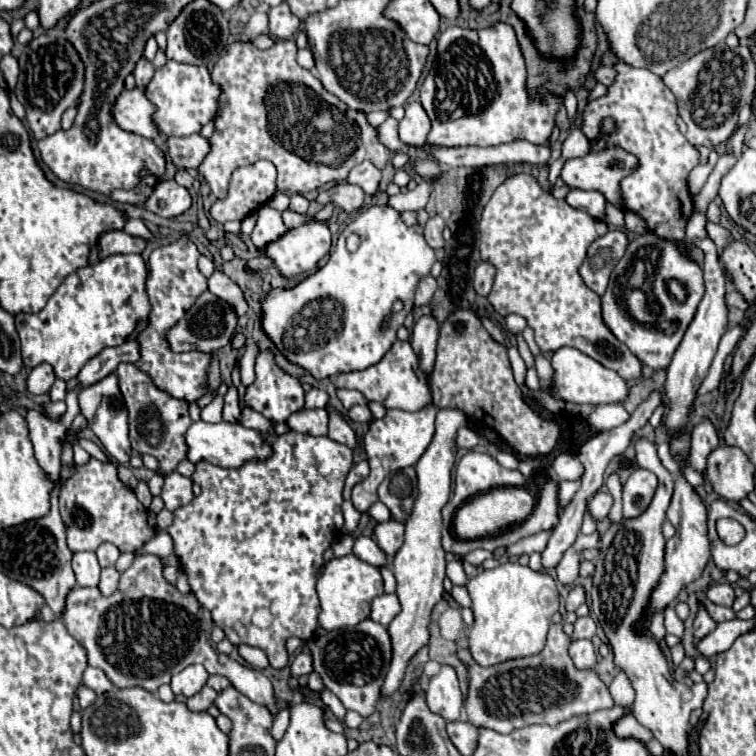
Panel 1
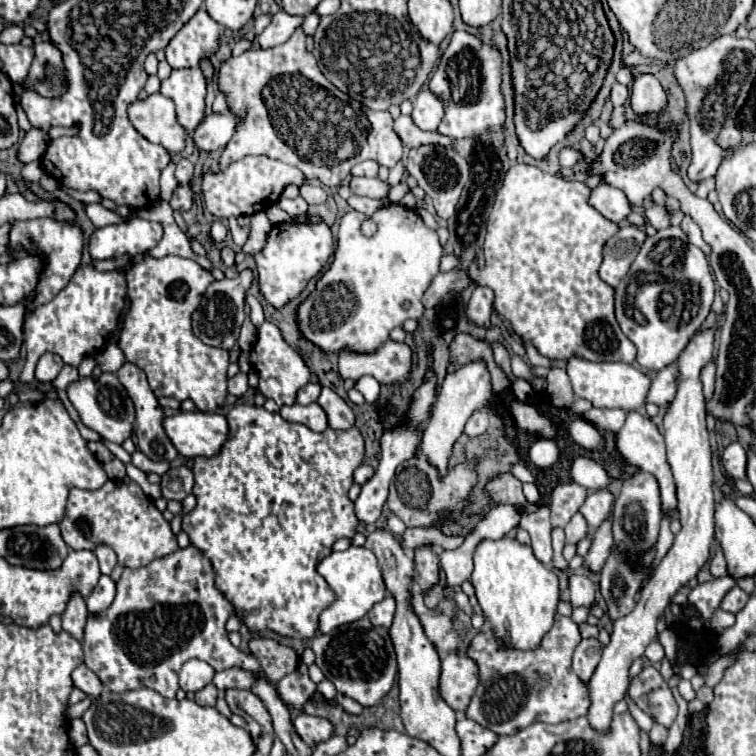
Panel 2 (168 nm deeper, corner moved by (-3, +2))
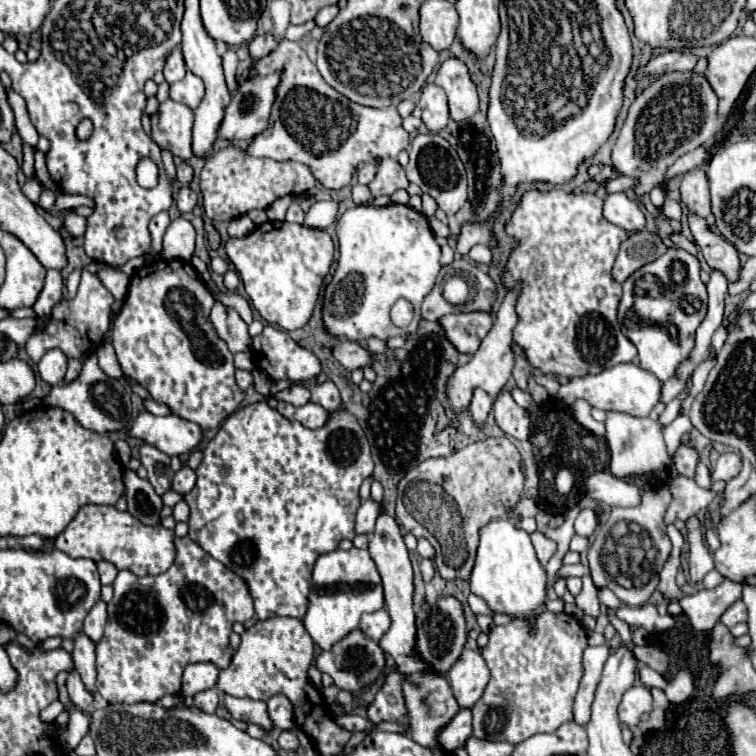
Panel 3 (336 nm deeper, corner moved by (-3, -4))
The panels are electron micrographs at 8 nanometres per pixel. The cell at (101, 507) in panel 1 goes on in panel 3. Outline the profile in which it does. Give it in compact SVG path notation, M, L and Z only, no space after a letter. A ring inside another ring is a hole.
M84 505L70 525L56 537L56 549L70 557L86 557L92 561L110 561L116 569L128 569L138 577L160 575L174 563L174 531L162 525L148 527L128 511L118 511L112 505Z

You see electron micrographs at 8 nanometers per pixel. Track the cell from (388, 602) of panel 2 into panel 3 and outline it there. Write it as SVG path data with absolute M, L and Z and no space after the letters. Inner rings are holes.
M384 609L376 611L376 613L362 615L362 619L360 619L360 631L368 639L374 639L374 641L380 641L380 637L388 631L388 627L390 627L390 617Z

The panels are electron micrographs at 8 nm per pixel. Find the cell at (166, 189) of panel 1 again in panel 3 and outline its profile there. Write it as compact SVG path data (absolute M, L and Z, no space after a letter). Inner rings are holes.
M184 185L184 187L178 191L176 205L178 205L180 213L188 213L188 211L192 211L192 209L196 207L196 201L198 201L198 197L196 197L196 193L194 193L188 185Z

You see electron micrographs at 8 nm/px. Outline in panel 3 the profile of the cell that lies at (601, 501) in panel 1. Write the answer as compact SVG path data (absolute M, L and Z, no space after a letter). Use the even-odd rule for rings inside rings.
M582 509L574 521L574 529L576 529L576 535L582 535L582 537L592 537L594 531L598 527L598 517L592 509Z

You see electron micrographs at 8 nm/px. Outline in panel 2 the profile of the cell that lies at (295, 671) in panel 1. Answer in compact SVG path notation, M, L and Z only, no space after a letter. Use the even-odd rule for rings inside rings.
M302 661L298 663L298 669L294 673L288 673L278 683L278 693L290 707L304 707L304 703L310 699L314 691L316 691L316 683L310 681L308 665Z

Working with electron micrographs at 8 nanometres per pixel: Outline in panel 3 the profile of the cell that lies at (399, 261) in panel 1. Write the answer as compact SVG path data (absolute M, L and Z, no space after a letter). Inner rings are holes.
M390 203L386 207L372 207L372 205L354 205L346 209L346 213L336 223L338 243L340 243L340 257L338 269L326 287L324 293L324 325L336 337L344 335L350 341L364 341L368 337L388 339L394 335L410 335L416 331L420 323L420 303L434 287L436 275L440 271L440 245L434 239L434 233L428 225L428 219L408 205ZM400 299L408 299L414 305L414 321L400 329L390 321L390 309Z

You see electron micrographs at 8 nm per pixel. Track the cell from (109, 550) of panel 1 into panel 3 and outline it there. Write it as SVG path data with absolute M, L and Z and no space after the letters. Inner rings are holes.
M98 561L98 575L100 575L100 581L102 585L112 585L114 577L116 577L116 567L108 561Z

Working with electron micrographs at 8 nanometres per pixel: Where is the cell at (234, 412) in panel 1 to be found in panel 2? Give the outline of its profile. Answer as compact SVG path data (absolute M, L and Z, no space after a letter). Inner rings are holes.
M242 373L234 375L234 377L228 381L228 393L234 395L234 397L242 397L246 389L248 389L248 379L246 379L246 375L242 375Z

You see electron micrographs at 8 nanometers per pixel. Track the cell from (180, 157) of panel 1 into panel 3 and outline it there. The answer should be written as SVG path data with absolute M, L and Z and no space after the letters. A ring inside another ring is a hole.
M270 73L270 75L254 75L250 79L246 79L238 91L232 95L230 105L226 107L226 115L220 127L220 139L228 139L228 141L242 141L242 139L252 139L254 135L262 133L268 127L268 119L270 119L270 107L274 103L274 95L276 95L276 87L280 83L280 73Z

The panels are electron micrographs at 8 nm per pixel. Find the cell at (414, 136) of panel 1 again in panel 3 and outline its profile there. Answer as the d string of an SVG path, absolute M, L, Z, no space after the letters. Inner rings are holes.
M426 83L422 87L418 107L422 109L422 121L426 123L426 127L432 133L438 133L440 129L444 129L448 125L448 121L450 121L448 101L446 101L446 93L442 91L442 87L438 87L434 83Z

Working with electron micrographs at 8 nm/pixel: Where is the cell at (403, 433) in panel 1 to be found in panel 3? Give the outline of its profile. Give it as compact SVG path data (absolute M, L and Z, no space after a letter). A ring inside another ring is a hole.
M366 499L356 513L356 533L358 535L372 535L378 515L380 515L380 505L372 499Z

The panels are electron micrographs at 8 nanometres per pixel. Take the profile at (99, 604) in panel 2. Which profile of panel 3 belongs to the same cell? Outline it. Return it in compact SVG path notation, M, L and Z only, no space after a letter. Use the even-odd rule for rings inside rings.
M98 601L92 611L88 613L88 617L84 619L84 635L96 645L102 635L104 635L104 627L106 627L106 603Z

